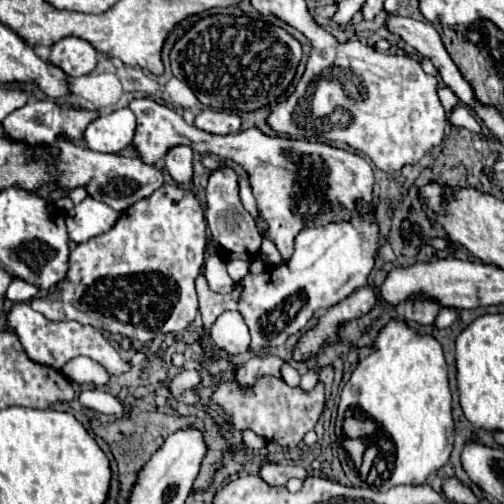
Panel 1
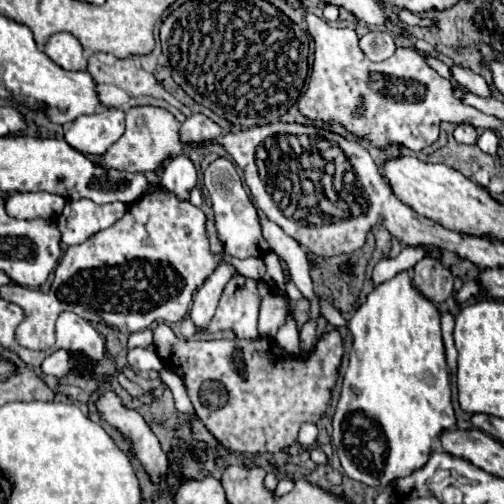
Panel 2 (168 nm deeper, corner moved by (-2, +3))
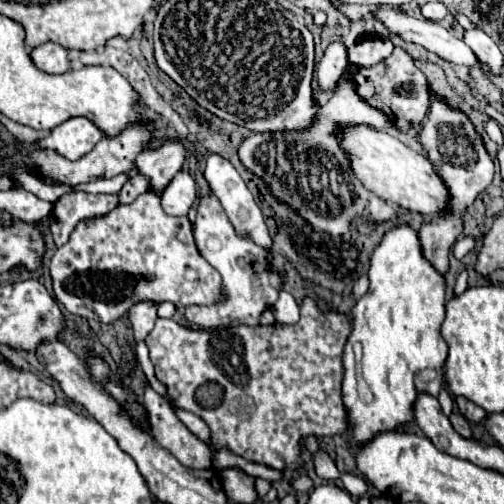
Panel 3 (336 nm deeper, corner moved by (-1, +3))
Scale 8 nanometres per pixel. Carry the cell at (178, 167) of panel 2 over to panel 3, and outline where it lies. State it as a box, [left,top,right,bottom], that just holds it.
[161,171,197,215]

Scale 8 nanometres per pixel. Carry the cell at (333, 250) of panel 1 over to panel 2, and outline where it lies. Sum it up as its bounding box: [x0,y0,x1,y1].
[258,281,288,337]

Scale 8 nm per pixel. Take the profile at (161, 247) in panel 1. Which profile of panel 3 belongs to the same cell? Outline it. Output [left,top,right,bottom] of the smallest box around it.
[51,191,221,323]

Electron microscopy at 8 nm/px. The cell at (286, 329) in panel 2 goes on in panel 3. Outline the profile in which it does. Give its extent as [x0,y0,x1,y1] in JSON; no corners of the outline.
[273,291,299,325]

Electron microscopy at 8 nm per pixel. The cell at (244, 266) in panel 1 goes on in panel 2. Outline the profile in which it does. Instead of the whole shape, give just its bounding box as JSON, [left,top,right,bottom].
[190,265,236,331]

